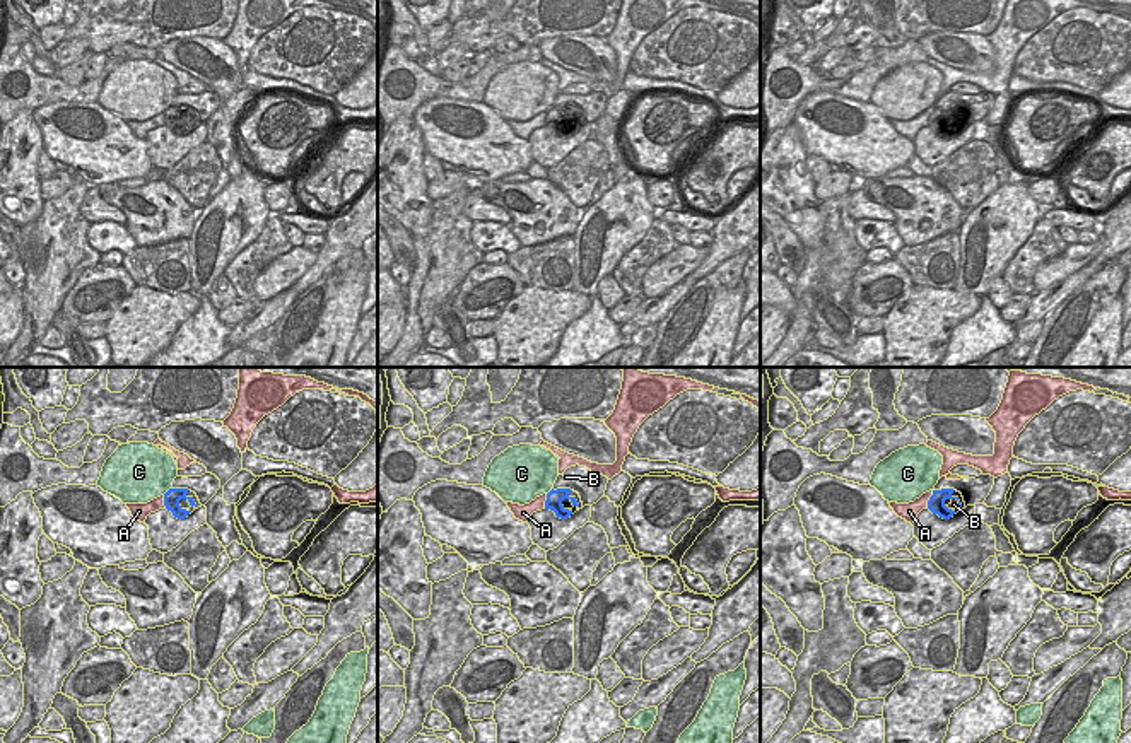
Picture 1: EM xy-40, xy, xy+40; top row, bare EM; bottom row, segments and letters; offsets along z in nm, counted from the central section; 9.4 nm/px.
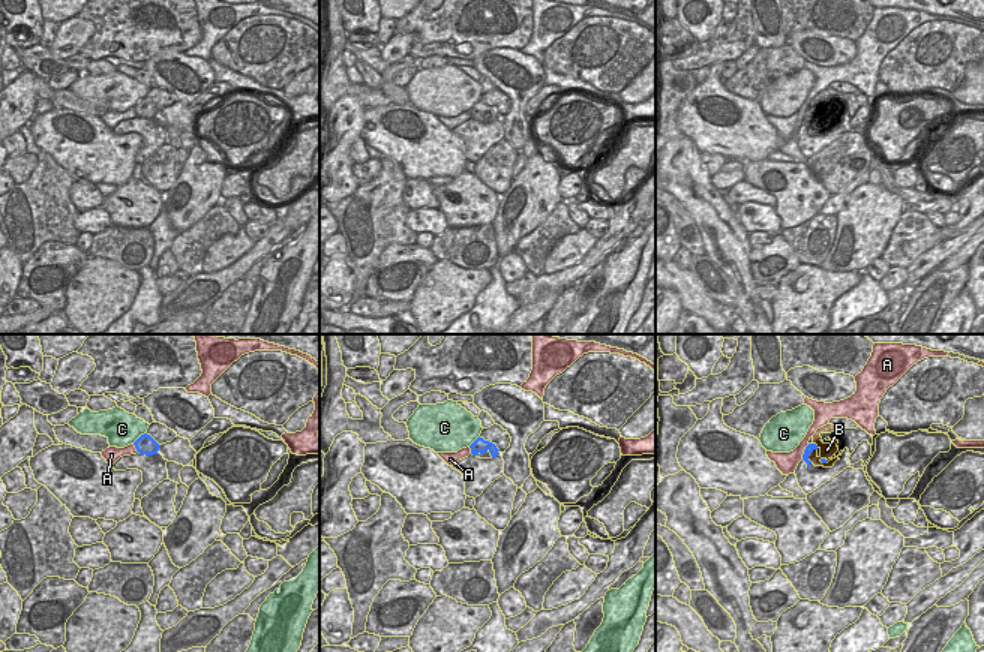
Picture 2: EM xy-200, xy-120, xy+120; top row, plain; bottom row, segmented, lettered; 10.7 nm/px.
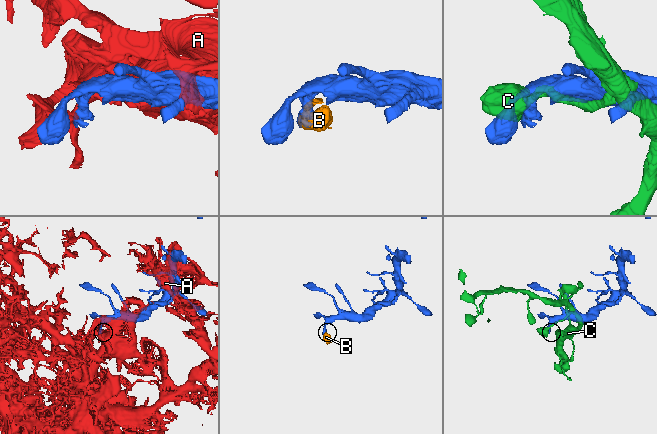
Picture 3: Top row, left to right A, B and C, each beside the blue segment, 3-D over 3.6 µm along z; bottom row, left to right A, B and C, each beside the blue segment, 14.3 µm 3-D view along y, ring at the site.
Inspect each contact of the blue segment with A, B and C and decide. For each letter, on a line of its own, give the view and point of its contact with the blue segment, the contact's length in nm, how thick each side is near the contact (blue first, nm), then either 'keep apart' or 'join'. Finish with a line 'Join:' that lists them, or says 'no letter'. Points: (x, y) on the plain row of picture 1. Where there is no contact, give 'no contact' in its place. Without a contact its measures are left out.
A: meets blue in xy+40 at (930, 117); contact 190 nm long; 160 nm thick on the blue side, 160 nm on the other; keep apart
B: meets blue in xy+40 at (957, 117); contact 110 nm long; 160 nm thick on the blue side, 70 nm on the other; join
C: meets blue in xy-40 at (168, 108); contact 110 nm long; 160 nm thick on the blue side, 480 nm on the other; keep apart
Join: B

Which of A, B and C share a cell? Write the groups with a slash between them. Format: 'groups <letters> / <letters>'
groups A / B / C

